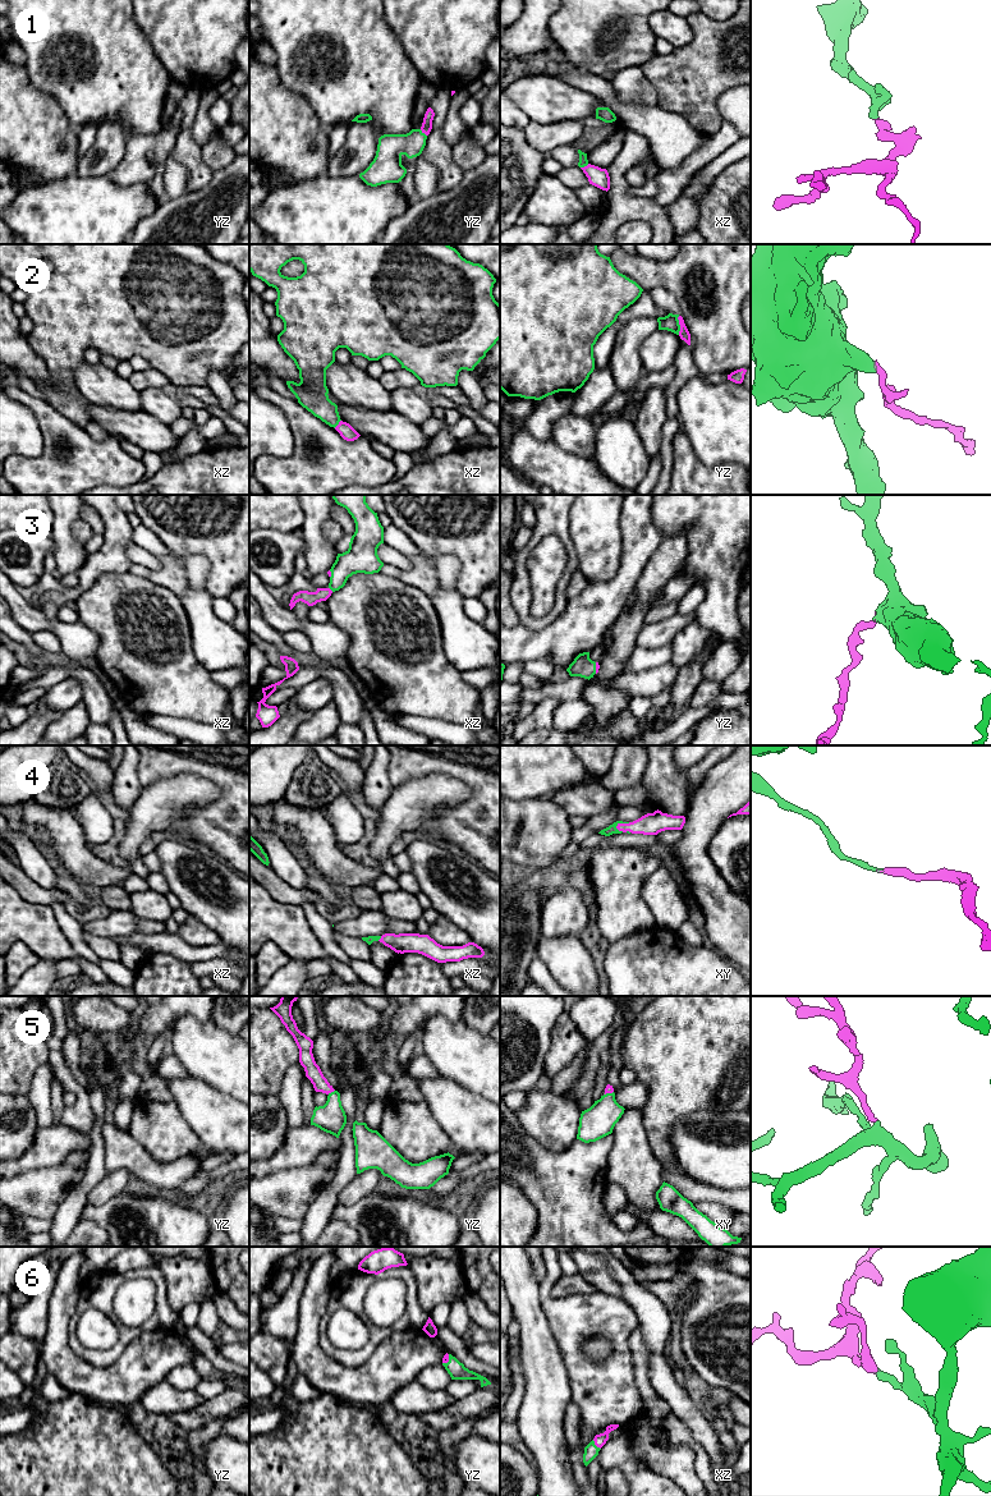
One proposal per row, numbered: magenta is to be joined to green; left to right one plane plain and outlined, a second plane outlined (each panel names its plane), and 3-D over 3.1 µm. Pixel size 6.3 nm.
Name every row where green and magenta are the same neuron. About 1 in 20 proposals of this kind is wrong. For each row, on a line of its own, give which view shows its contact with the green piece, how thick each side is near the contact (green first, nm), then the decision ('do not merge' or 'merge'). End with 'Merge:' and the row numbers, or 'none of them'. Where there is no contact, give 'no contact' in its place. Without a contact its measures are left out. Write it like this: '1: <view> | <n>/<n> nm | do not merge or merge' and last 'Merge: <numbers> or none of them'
1: yz | 170/70 nm | merge
2: yz | 110/70 nm | do not merge
3: xz | 170/90 nm | merge
4: xy | 60/140 nm | merge
5: yz | 190/100 nm | merge
6: xz | 90/80 nm | merge
Merge: 1, 3, 4, 5, 6

